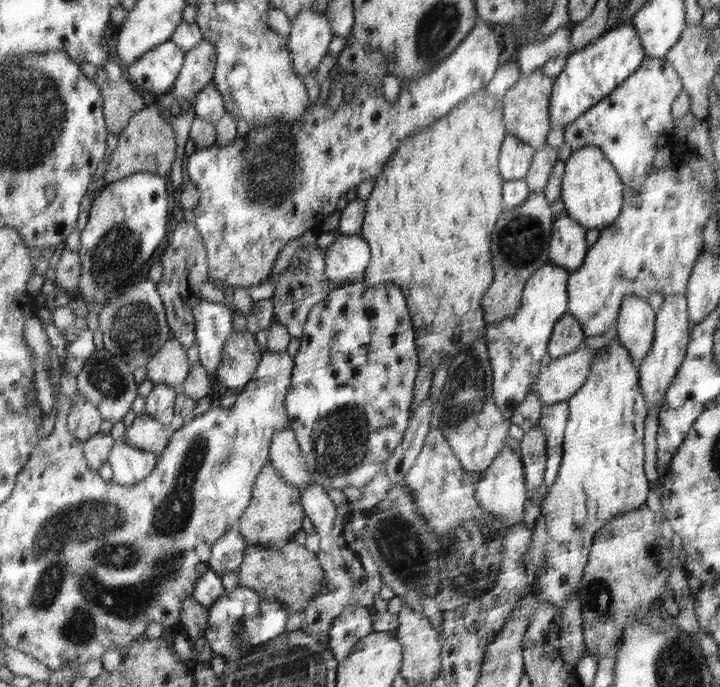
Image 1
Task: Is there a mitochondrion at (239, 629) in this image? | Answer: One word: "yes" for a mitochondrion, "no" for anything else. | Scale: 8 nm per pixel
yes

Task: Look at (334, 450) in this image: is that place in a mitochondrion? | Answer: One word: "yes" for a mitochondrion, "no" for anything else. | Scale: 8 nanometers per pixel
yes

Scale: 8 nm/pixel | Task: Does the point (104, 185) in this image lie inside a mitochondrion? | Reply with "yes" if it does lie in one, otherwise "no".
no

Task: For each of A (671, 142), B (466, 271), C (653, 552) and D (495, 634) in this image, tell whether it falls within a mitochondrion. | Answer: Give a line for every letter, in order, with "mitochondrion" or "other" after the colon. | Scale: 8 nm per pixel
A: other
B: other
C: mitochondrion
D: other

